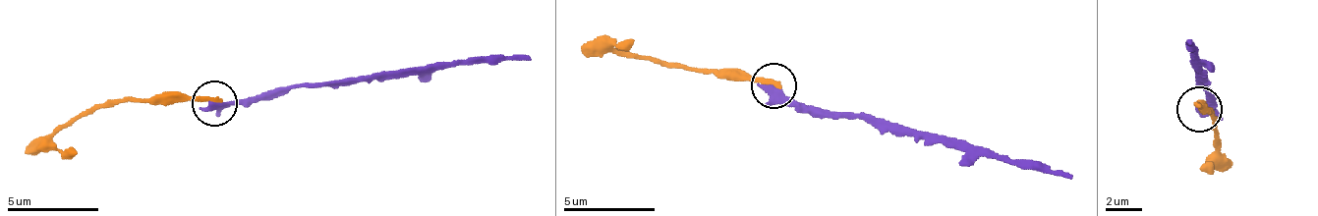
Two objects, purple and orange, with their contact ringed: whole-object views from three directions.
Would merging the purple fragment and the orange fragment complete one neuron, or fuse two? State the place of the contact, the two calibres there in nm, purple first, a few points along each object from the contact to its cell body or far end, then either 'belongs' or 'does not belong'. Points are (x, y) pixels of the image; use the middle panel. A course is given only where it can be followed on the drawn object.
at (773, 85); 320 nm thick on the purple side, 260 nm on the other; purple runs (774, 86), (817, 109), (966, 138), (1073, 178); orange runs (774, 86), (661, 66), (613, 52), (633, 41); does not belong

